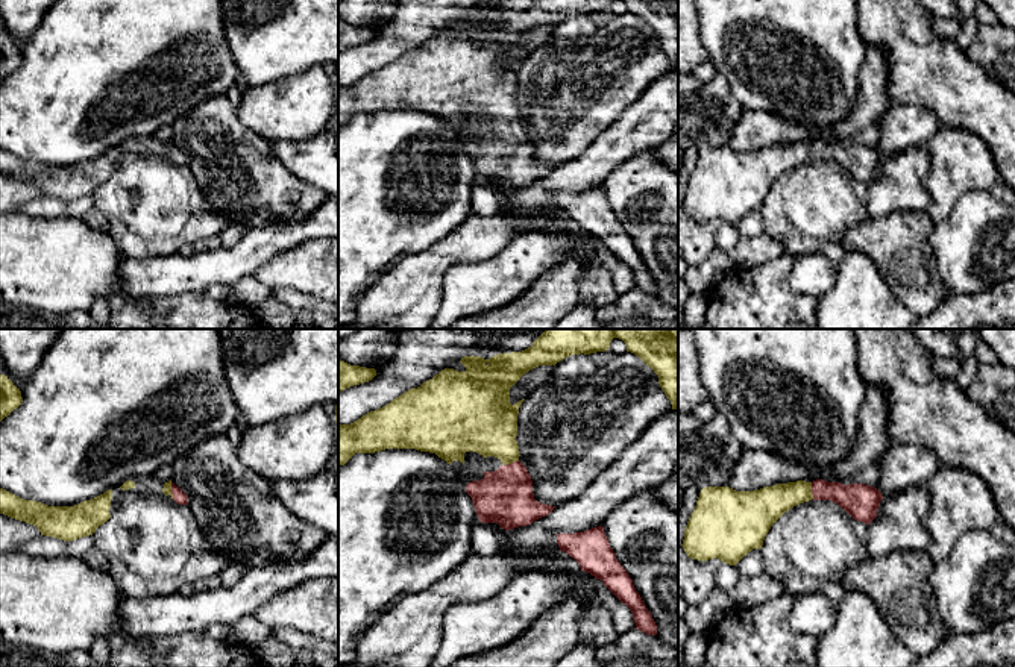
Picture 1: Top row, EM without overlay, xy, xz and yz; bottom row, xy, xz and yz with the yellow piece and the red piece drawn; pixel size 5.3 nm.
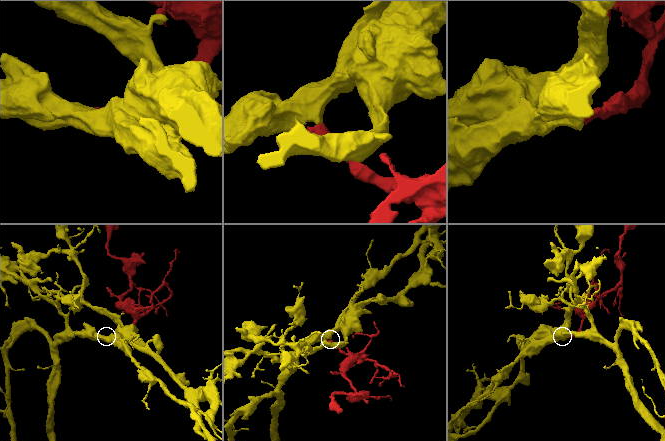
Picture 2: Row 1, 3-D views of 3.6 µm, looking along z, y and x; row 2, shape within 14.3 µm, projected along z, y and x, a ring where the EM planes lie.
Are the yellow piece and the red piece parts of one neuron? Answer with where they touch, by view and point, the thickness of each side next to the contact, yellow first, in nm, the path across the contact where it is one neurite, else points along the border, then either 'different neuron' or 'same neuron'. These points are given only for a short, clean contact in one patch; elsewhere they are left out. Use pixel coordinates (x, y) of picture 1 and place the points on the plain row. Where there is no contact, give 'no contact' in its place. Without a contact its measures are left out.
yz (810, 150) | 190/170 nm | across yz (766, 165), (783, 156), (810, 150), (832, 150), (856, 159) | same neuron

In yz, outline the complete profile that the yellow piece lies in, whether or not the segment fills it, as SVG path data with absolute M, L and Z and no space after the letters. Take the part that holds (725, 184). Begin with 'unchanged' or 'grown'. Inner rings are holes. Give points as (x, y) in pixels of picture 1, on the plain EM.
grown | M816 139L736 152L705 147L684 191L683 209L689 218L713 218L736 226L753 209L762 209L771 186L790 168L809 161L831 161L854 180L869 185L883 159L875 147L844 146Z

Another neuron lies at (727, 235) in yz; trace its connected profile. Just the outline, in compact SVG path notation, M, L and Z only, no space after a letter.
M722 223L716 232L715 243L716 247L728 253L739 238L737 226Z

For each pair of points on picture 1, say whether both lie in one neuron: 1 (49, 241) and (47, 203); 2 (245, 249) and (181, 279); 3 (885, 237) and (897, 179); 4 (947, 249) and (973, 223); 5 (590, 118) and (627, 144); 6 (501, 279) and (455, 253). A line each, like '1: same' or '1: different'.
1: different
2: same
3: different
4: same
5: different
6: different

